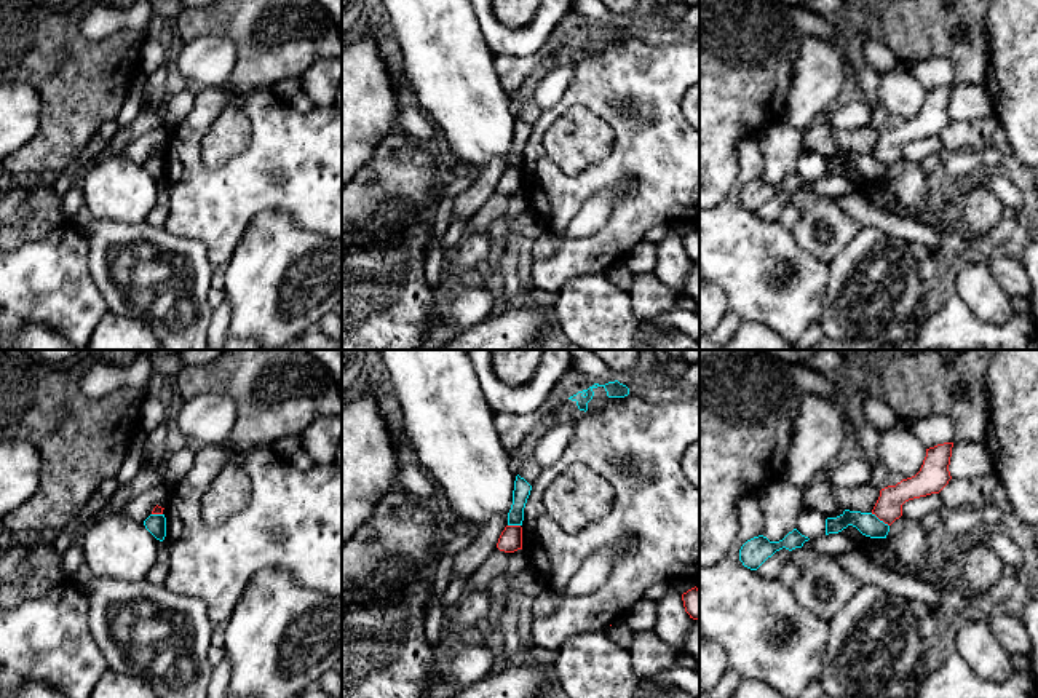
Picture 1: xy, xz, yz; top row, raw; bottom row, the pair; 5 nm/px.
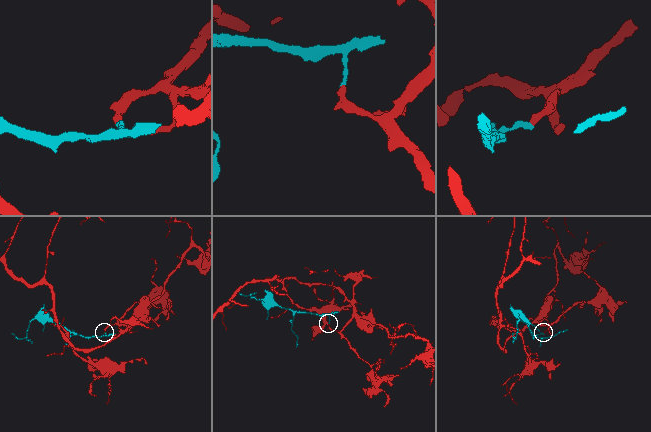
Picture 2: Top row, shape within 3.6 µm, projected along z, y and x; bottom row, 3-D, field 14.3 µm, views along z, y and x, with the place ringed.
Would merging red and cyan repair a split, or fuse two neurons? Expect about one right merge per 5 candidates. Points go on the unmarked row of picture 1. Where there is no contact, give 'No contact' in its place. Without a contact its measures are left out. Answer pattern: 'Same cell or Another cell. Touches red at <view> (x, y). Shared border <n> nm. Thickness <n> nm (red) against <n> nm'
Another cell. Touches red at yz (880, 162). Shared border 120 nm. Thickness 140 nm (red) against 110 nm

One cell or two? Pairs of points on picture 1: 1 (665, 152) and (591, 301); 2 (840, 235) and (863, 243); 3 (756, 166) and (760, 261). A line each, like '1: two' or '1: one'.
1: two
2: two
3: one

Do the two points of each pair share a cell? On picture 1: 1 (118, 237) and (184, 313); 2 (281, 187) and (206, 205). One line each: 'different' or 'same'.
1: same
2: same

